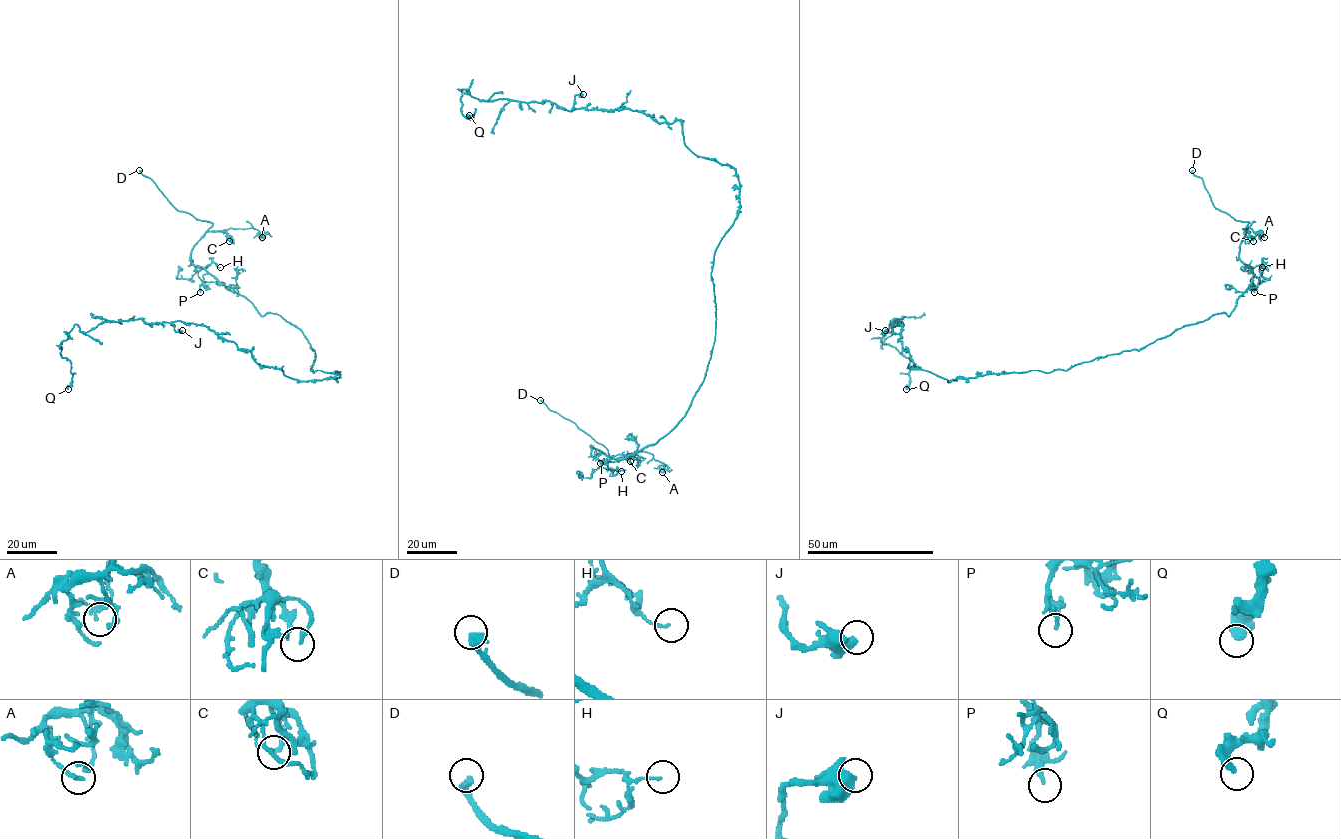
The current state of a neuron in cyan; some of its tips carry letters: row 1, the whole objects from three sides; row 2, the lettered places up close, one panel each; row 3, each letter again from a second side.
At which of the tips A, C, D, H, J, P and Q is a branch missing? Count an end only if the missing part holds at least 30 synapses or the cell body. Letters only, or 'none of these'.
D

